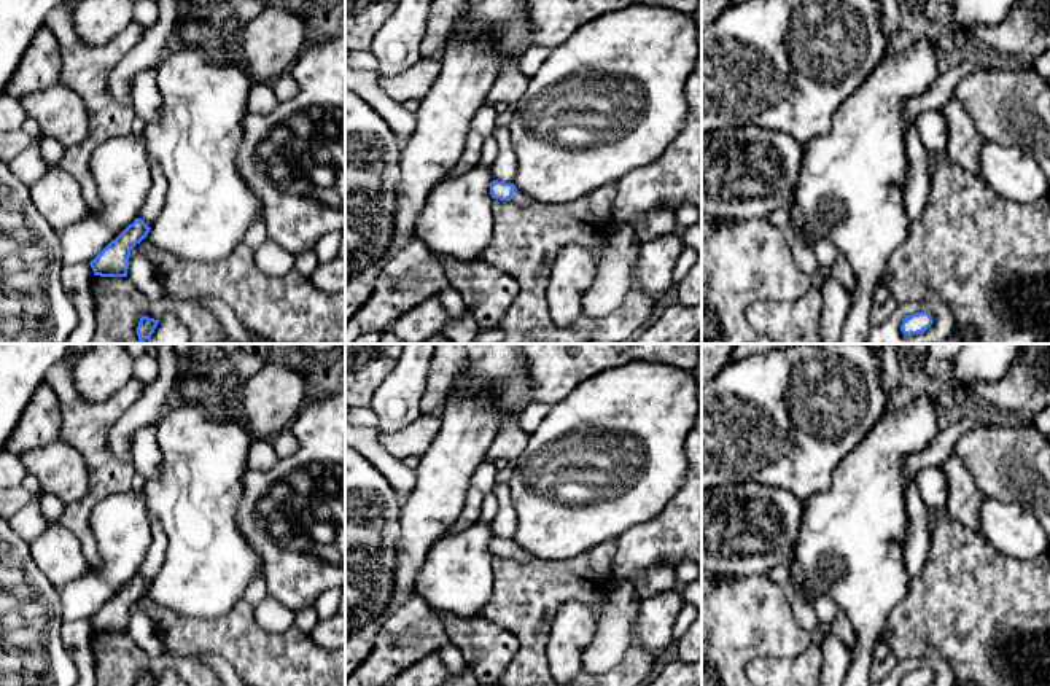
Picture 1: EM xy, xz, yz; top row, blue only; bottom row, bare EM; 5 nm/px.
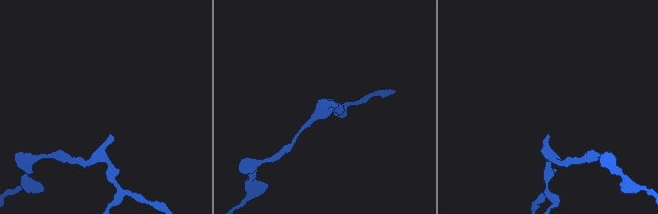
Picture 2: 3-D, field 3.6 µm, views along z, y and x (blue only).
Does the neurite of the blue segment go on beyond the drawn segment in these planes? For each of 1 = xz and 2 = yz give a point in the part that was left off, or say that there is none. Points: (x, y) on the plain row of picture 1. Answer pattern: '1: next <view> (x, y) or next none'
1: next xz (517, 553)
2: next none

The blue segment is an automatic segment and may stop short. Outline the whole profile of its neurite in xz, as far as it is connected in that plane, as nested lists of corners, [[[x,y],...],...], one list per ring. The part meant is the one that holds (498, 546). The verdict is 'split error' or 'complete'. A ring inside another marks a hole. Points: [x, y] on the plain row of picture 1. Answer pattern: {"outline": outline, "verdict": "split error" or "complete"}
{"outline": [[[493,536],[490,540],[490,551],[493,555],[500,555],[500,557],[511,555],[520,562],[527,562],[527,560],[533,559],[533,554],[519,548],[514,540],[504,540],[504,538],[498,538],[498,536]]], "verdict": "split error"}

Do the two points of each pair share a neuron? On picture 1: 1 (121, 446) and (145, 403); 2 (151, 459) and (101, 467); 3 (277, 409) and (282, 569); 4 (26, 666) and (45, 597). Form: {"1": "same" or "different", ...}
{"1": "same", "2": "different", "3": "different", "4": "same"}

